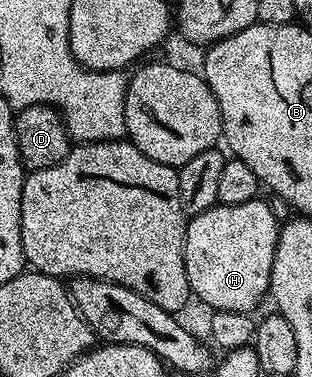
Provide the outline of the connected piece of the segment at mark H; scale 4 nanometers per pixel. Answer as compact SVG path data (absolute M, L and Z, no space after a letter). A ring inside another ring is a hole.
M258 199L256 201L248 201L247 203L237 203L235 205L212 205L207 211L203 211L199 215L188 218L187 224L185 226L185 270L187 271L187 283L189 284L189 291L192 296L203 299L203 303L207 303L215 311L243 311L247 314L252 314L254 312L253 308L260 303L261 300L266 300L269 291L269 280L271 279L271 267L273 266L273 260L275 259L275 251L277 250L277 234L279 232L279 220L277 221L278 214L275 210L270 207L268 200Z

